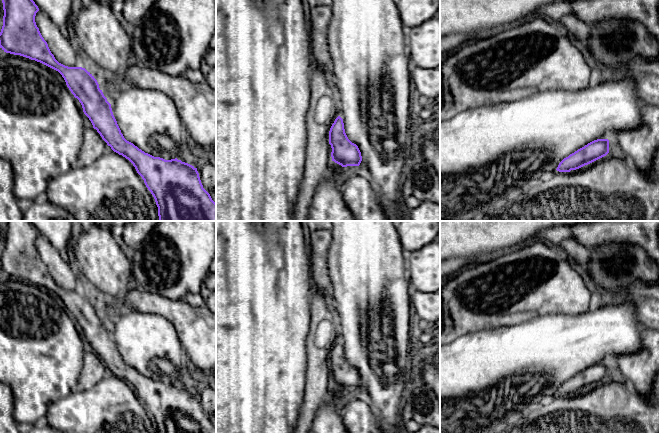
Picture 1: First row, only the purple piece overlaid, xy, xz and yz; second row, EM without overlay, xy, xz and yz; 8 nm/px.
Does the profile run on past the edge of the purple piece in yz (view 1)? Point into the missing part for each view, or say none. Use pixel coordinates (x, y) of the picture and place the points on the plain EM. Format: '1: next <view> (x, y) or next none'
1: next none

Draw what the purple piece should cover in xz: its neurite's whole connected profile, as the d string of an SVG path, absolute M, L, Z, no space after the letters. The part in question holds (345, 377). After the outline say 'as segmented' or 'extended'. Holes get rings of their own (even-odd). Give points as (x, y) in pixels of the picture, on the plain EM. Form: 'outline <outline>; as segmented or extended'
outline M340 340L335 343L330 352L329 368L332 372L332 385L342 391L360 389L362 385L361 376L358 370L348 363L343 343Z; as segmented

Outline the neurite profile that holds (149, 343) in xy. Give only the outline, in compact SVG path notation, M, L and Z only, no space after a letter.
M139 311L119 313L111 324L111 332L127 365L154 381L178 382L186 359L169 320Z

